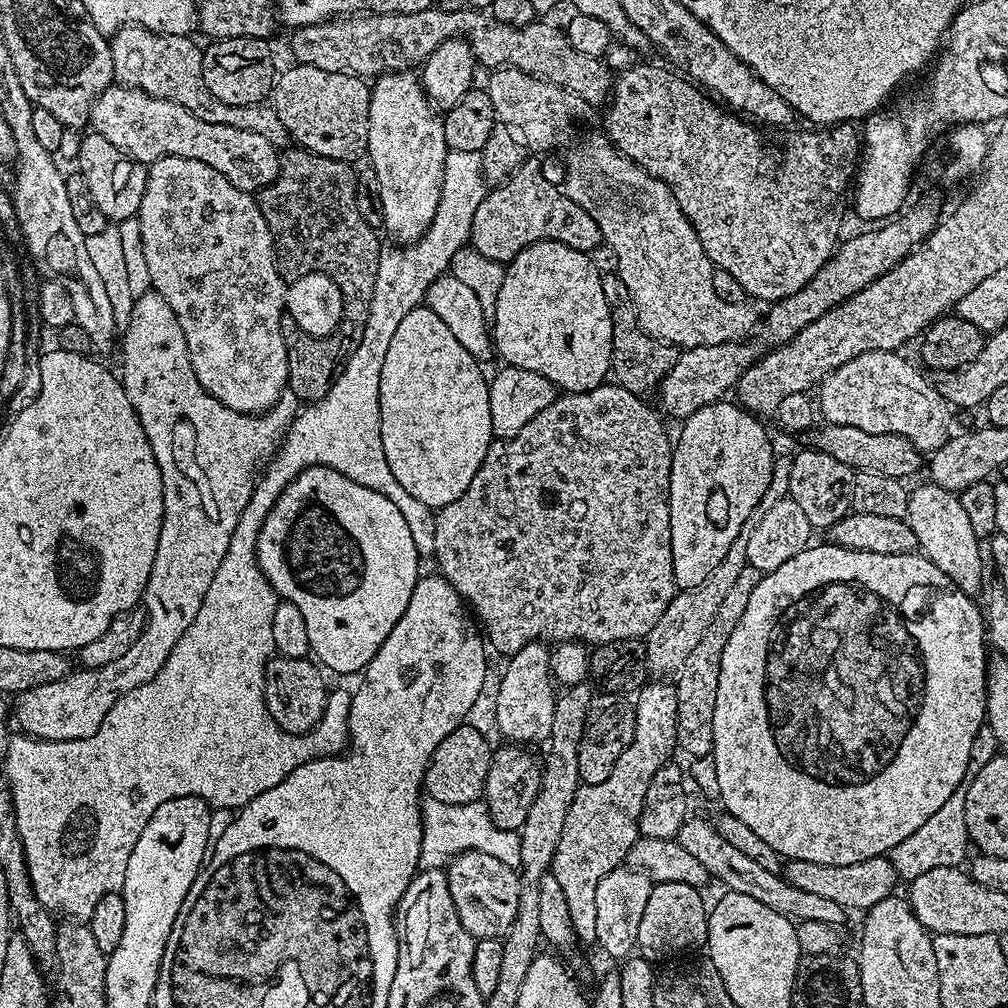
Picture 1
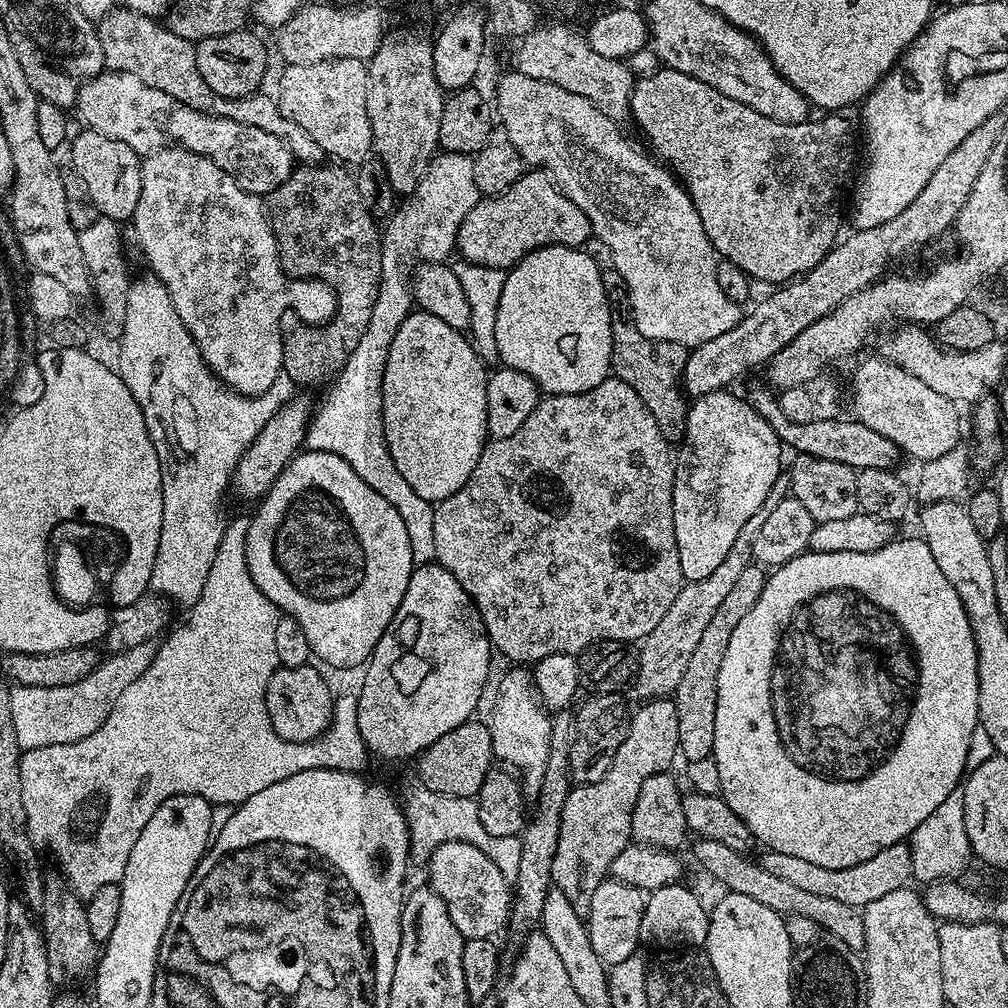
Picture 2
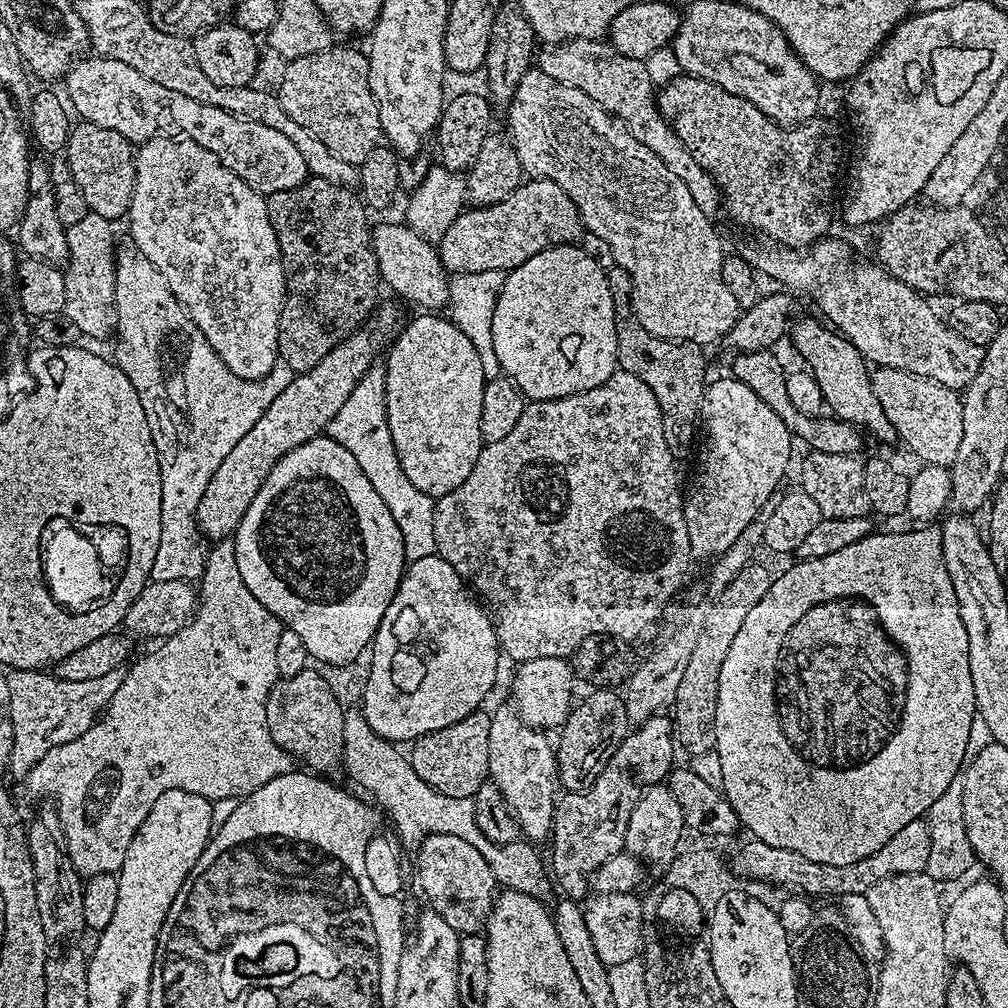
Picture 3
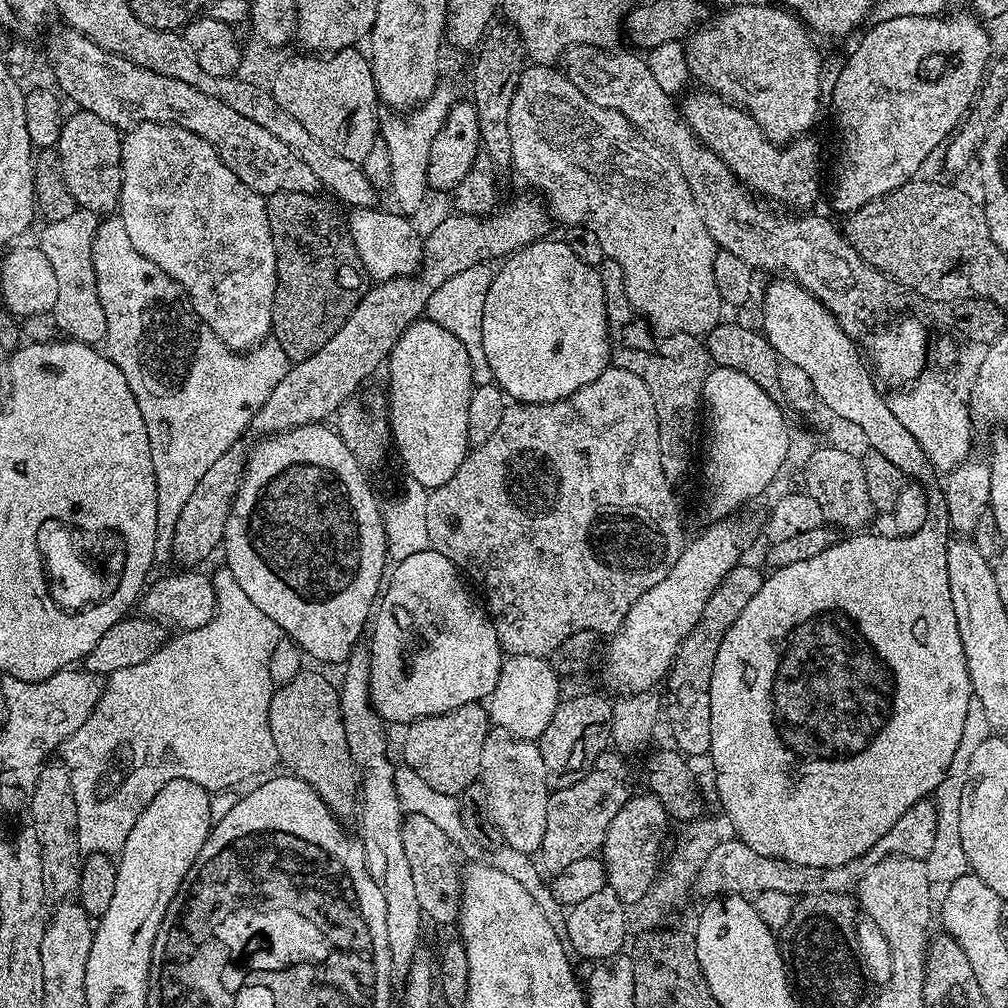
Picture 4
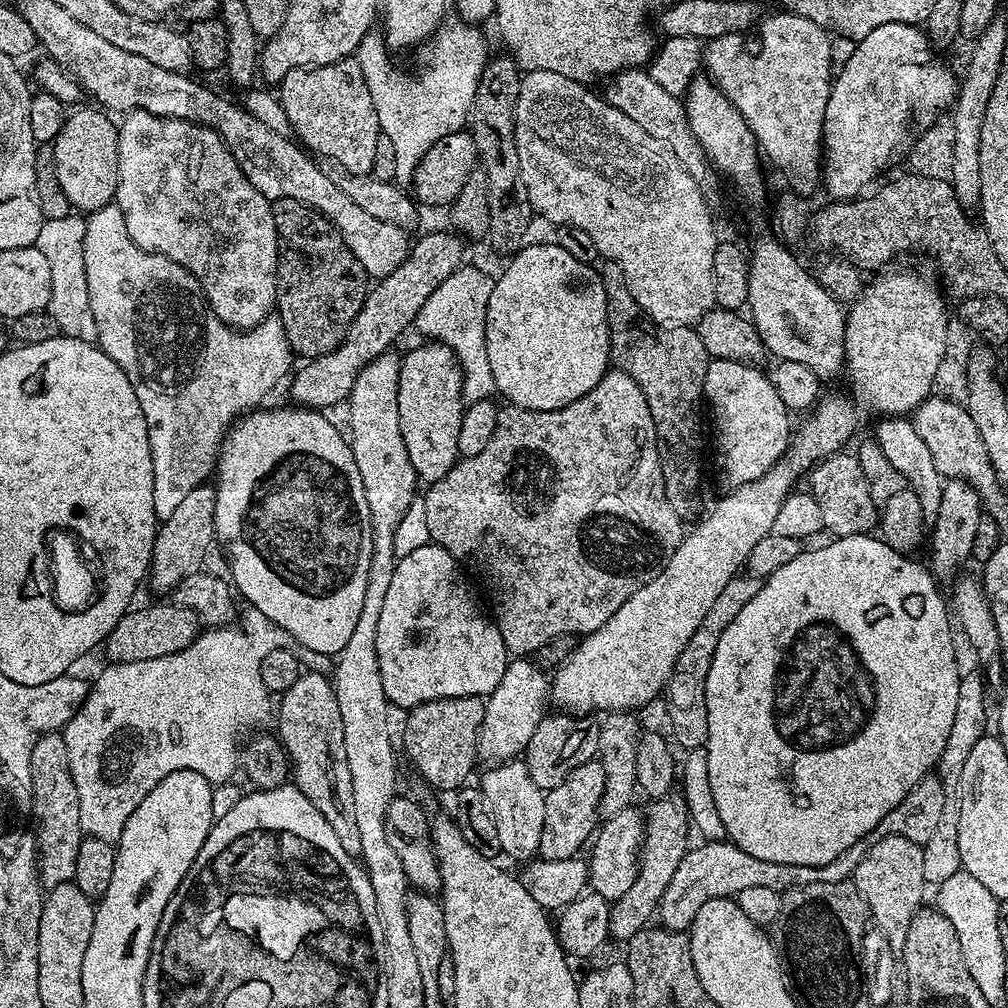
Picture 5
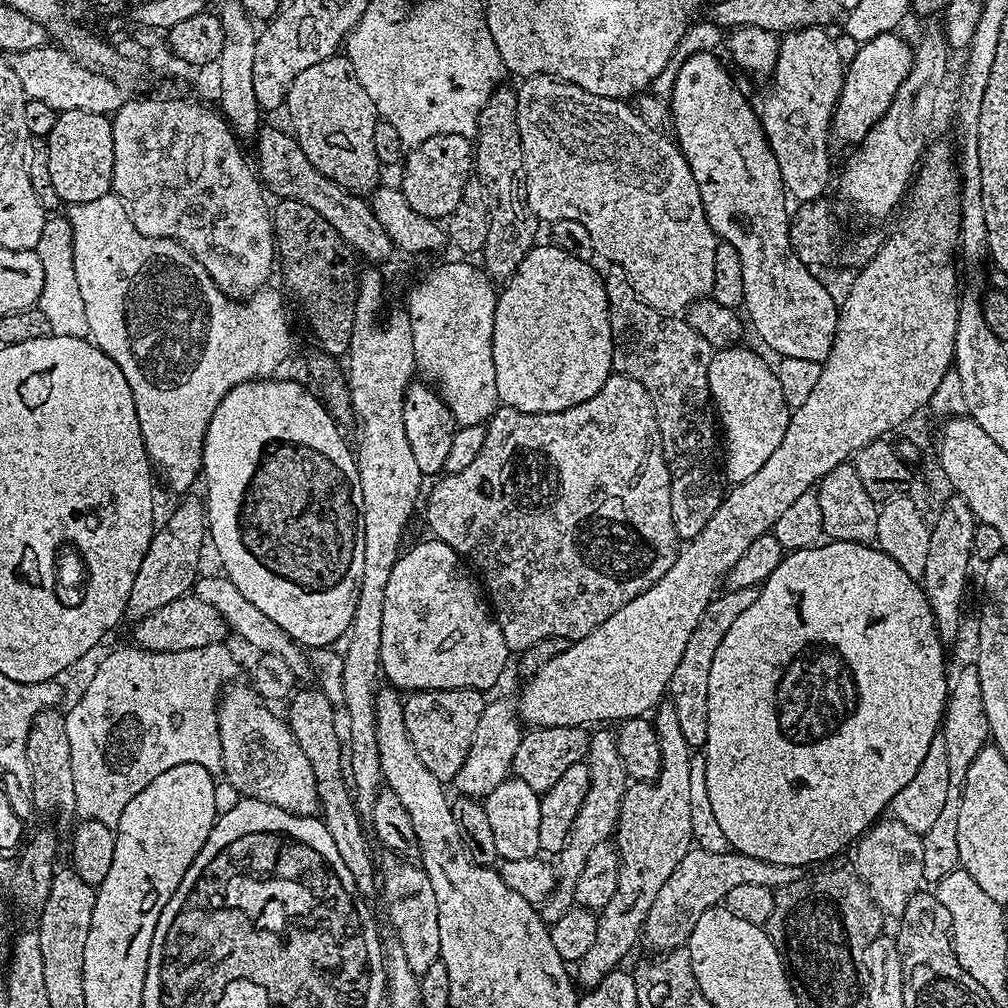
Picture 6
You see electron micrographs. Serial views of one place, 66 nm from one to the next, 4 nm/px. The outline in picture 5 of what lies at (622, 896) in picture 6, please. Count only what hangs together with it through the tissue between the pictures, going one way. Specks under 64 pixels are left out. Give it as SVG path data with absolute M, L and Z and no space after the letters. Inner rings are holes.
M656 798L646 810L644 819L643 844L640 847L639 868L634 884L624 897L611 905L609 914L609 930L611 939L614 941L626 942L634 938L644 928L649 927L648 920L657 913L660 906L660 899L670 886L670 878L674 878L674 870L678 870L678 862L688 853L690 841L690 821L688 818L688 807L684 805L683 799Z

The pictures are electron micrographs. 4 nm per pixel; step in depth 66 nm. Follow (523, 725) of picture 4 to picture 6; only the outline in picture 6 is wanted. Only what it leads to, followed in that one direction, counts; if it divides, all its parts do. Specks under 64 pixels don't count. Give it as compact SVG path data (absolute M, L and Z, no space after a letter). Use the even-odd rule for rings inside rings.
M508 700L488 702L482 712L482 718L479 719L478 730L474 733L473 744L466 760L455 776L455 791L461 796L483 798L490 794L490 790L494 790L494 786L509 779L521 737L522 721L518 715L517 705L513 701L511 704Z

